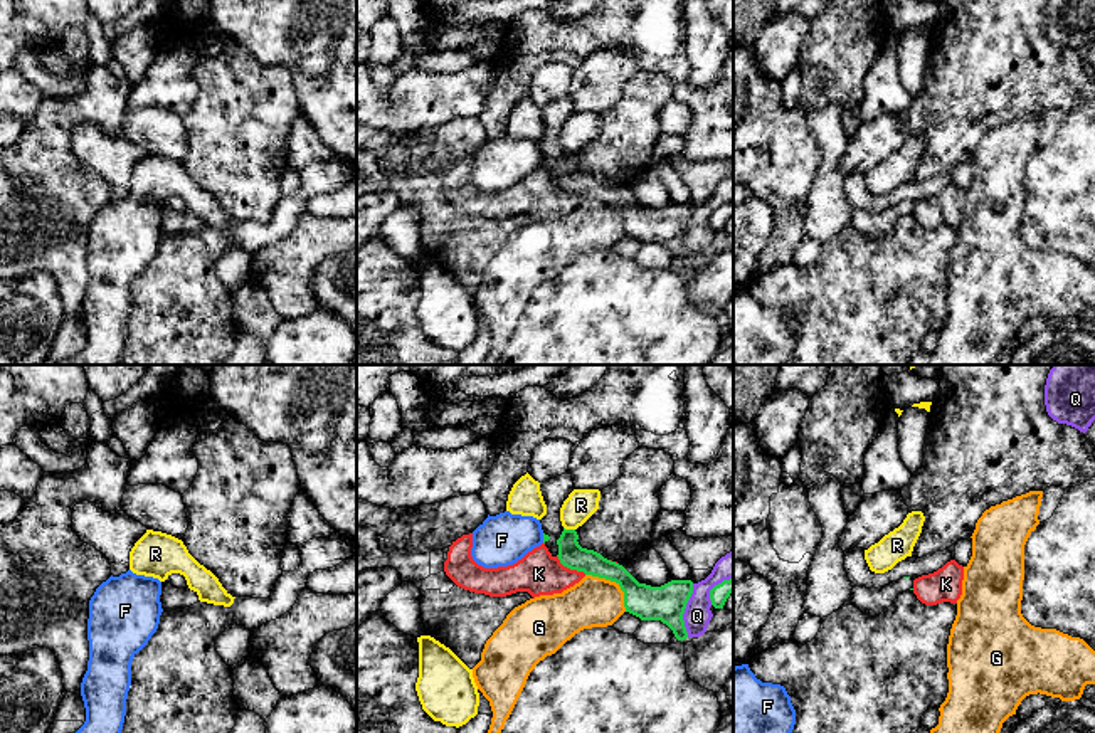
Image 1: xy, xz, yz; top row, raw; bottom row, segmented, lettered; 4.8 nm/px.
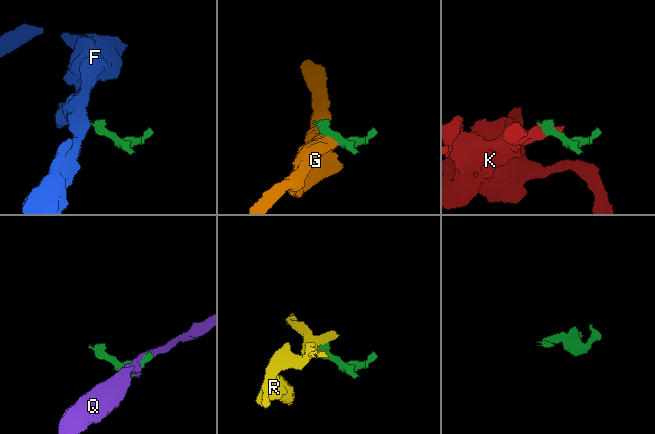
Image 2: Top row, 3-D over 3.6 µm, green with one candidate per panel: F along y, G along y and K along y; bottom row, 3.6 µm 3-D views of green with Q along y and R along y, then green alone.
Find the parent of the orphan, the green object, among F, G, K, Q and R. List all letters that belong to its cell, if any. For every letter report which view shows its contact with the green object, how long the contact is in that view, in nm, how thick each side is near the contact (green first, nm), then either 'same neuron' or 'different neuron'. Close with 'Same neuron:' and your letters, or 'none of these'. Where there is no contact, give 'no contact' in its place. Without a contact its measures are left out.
F: contact in xz; length 50 nm; calibres 30 and 240 nm; different neuron
G: contact in xz; length 260 nm; calibres 160 and 240 nm; different neuron
K: contact in xz; length 170 nm; calibres 120 and 200 nm; different neuron
Q: contact in xz; length 260 nm; calibres 170 and 130 nm; different neuron
R: contact in xz; length 60 nm; calibres 120 and 150 nm; different neuron
Same neuron: none of these

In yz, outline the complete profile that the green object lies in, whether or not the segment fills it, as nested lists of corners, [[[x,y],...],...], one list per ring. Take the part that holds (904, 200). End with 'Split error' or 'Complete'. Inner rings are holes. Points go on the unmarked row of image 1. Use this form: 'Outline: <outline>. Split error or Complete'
Outline: [[[903,200],[898,205],[878,212],[853,210],[849,225],[863,237],[875,240],[888,232],[898,217],[910,212],[913,212],[913,202],[910,200]]]. Split error

